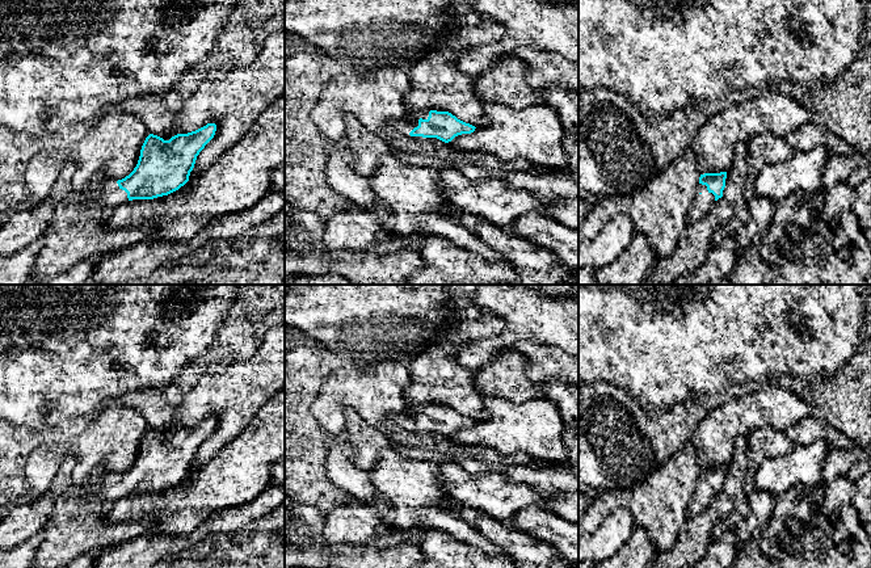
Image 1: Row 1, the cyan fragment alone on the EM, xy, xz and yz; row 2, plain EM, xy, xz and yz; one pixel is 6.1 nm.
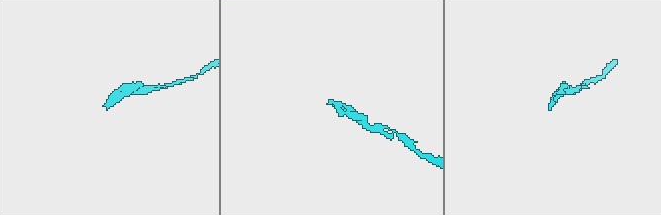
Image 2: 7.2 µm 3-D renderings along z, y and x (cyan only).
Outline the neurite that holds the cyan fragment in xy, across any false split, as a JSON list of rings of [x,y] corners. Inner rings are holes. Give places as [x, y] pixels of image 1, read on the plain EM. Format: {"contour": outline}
{"contour": [[[215,417],[188,426],[177,428],[169,434],[150,428],[140,443],[140,450],[134,464],[122,474],[108,472],[101,483],[101,489],[96,493],[104,504],[111,506],[114,501],[132,493],[153,493],[168,489],[189,475],[190,466],[194,462],[197,450],[205,439],[214,432],[216,425]]]}

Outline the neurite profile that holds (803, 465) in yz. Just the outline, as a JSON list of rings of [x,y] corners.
[[[826,439],[795,446],[786,455],[765,458],[754,476],[754,488],[769,492],[774,498],[798,484],[822,484],[822,460],[830,449]]]

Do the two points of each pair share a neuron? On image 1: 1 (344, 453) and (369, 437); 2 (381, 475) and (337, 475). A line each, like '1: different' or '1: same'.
1: different
2: different

